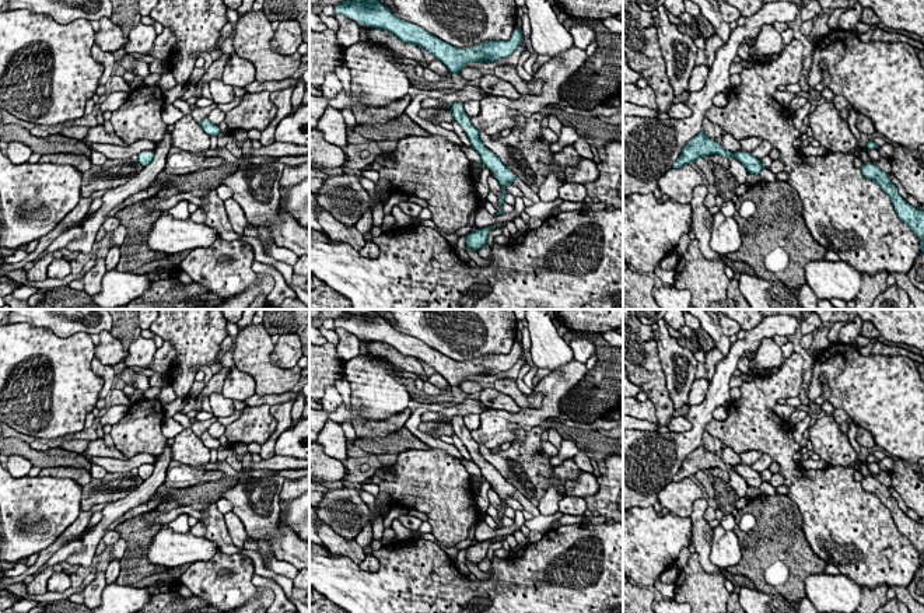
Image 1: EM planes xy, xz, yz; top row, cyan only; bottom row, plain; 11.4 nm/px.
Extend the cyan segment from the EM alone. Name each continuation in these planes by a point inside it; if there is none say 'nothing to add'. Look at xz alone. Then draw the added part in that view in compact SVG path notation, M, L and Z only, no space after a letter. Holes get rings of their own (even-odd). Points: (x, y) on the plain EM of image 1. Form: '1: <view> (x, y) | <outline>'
nothing to add

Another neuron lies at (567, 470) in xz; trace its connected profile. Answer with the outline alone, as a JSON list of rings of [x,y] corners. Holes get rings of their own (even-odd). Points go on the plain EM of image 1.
[[[570,458],[563,460],[561,465],[554,467],[554,474],[559,479],[559,484],[564,486],[567,480],[578,479],[581,469],[575,465],[575,462]]]

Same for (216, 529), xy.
[[[214,502],[206,505],[200,512],[203,515],[200,522],[204,525],[204,537],[217,543],[220,551],[225,554],[235,554],[242,550],[232,543],[224,515],[218,511]]]

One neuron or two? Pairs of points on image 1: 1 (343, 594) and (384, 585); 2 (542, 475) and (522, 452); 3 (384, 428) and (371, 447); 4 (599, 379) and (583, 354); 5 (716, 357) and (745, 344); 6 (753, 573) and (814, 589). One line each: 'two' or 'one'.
1: one
2: one
3: two
4: two
5: two
6: two

